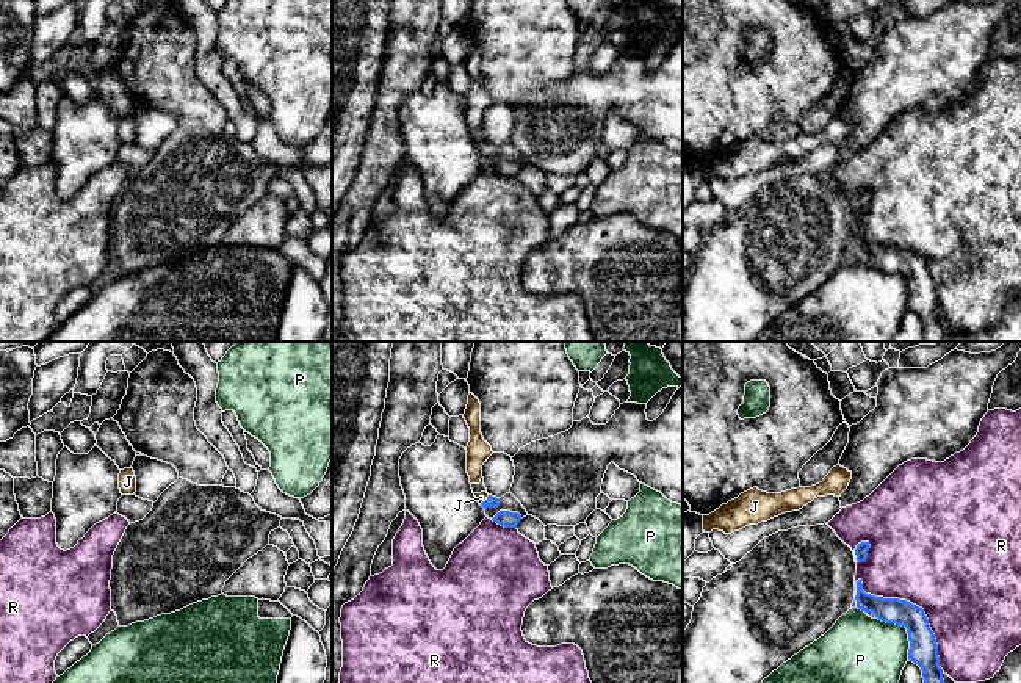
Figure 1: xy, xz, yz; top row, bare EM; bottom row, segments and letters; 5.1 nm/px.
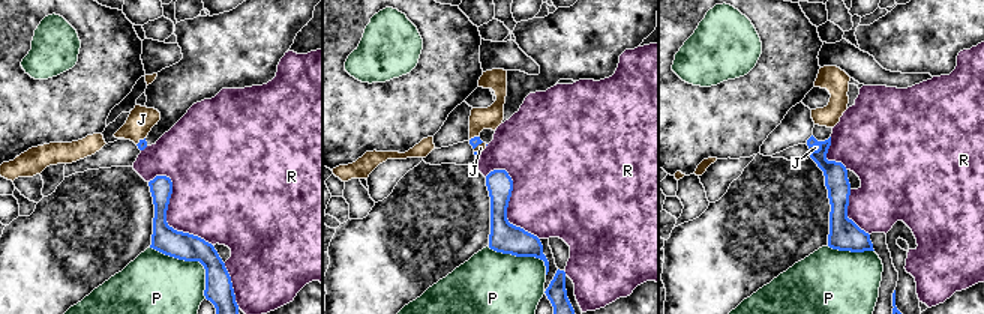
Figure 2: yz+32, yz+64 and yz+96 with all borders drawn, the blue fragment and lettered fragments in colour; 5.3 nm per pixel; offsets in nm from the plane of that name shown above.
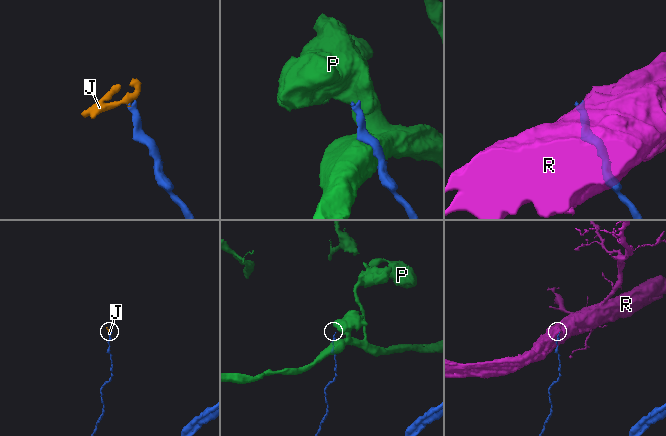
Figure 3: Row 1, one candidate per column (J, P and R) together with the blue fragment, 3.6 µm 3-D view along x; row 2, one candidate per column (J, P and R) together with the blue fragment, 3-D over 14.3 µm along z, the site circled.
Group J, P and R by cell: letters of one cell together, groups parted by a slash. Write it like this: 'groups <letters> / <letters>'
groups J / P / R

